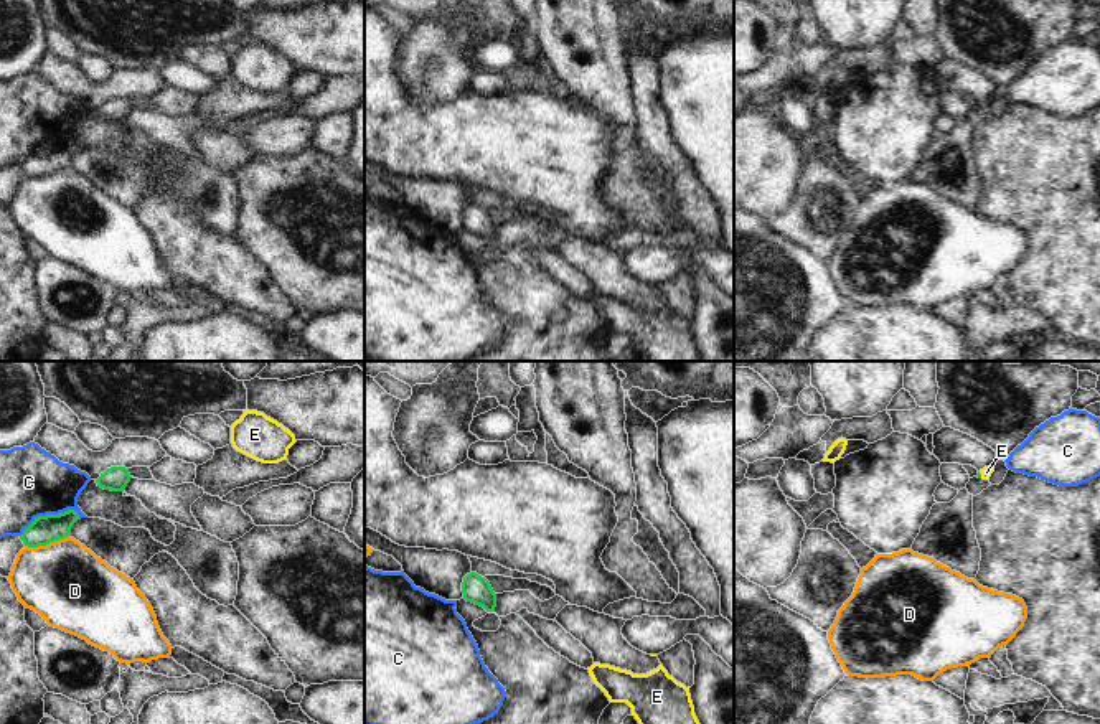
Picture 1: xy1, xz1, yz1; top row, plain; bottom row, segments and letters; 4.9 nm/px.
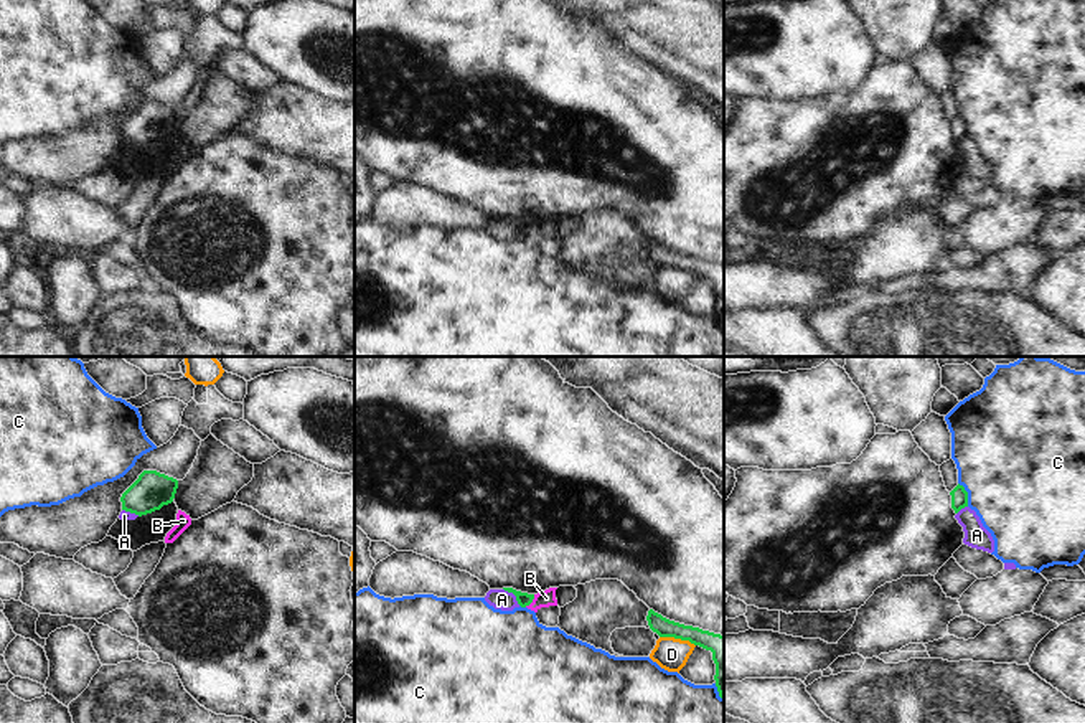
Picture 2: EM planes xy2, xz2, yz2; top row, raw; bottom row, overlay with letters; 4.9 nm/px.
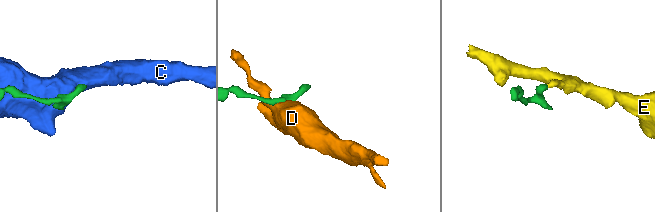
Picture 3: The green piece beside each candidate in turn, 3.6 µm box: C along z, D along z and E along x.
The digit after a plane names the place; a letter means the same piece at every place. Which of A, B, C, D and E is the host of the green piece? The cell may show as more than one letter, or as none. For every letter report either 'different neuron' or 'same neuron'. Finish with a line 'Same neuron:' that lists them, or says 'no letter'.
A: different neuron
B: different neuron
C: different neuron
D: different neuron
E: same neuron
Same neuron: E

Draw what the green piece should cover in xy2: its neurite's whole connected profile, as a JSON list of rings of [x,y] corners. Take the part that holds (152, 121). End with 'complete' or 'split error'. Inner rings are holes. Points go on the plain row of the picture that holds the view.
[[[143,101],[122,124],[122,140],[139,147],[160,140],[173,132],[178,111],[157,101]]]; complete

